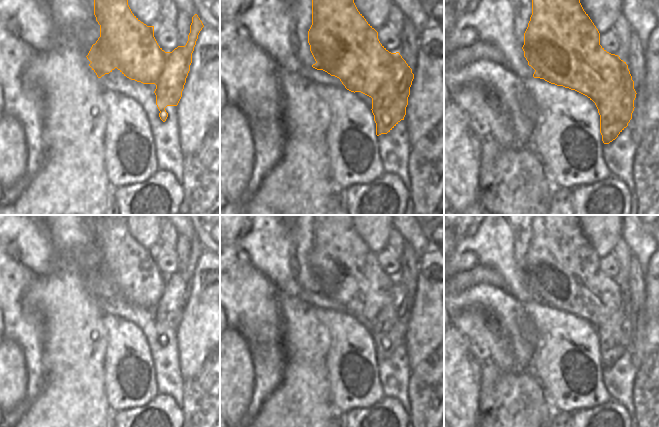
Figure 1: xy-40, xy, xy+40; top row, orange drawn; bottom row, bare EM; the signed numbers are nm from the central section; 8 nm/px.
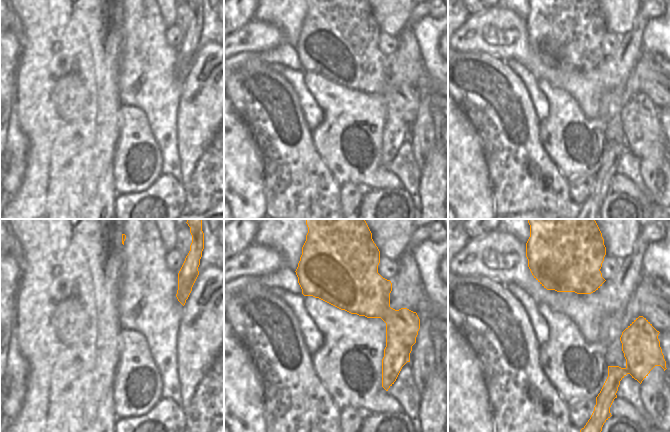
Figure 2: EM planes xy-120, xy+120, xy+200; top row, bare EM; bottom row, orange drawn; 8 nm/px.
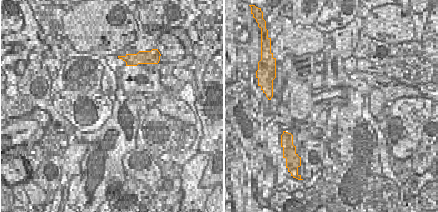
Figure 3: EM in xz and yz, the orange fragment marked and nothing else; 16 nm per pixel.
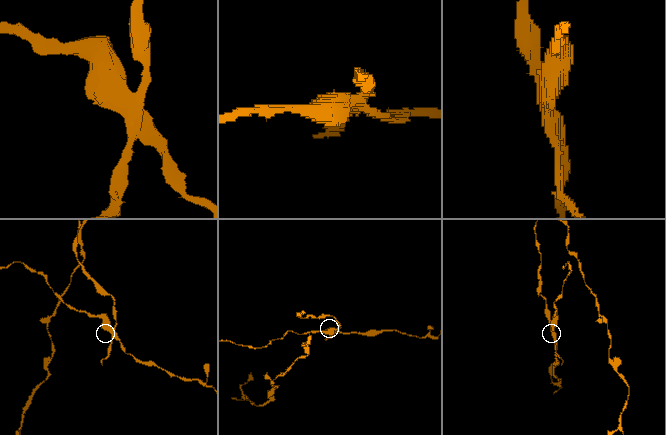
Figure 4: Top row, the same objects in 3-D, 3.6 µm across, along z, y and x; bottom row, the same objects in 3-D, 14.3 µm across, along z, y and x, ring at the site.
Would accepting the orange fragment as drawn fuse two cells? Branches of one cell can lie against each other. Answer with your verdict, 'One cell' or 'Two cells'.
Two cells

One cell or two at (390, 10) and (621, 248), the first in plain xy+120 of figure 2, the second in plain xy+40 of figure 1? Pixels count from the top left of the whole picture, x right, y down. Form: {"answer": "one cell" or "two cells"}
{"answer": "two cells"}

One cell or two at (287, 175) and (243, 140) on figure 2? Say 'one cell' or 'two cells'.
two cells

